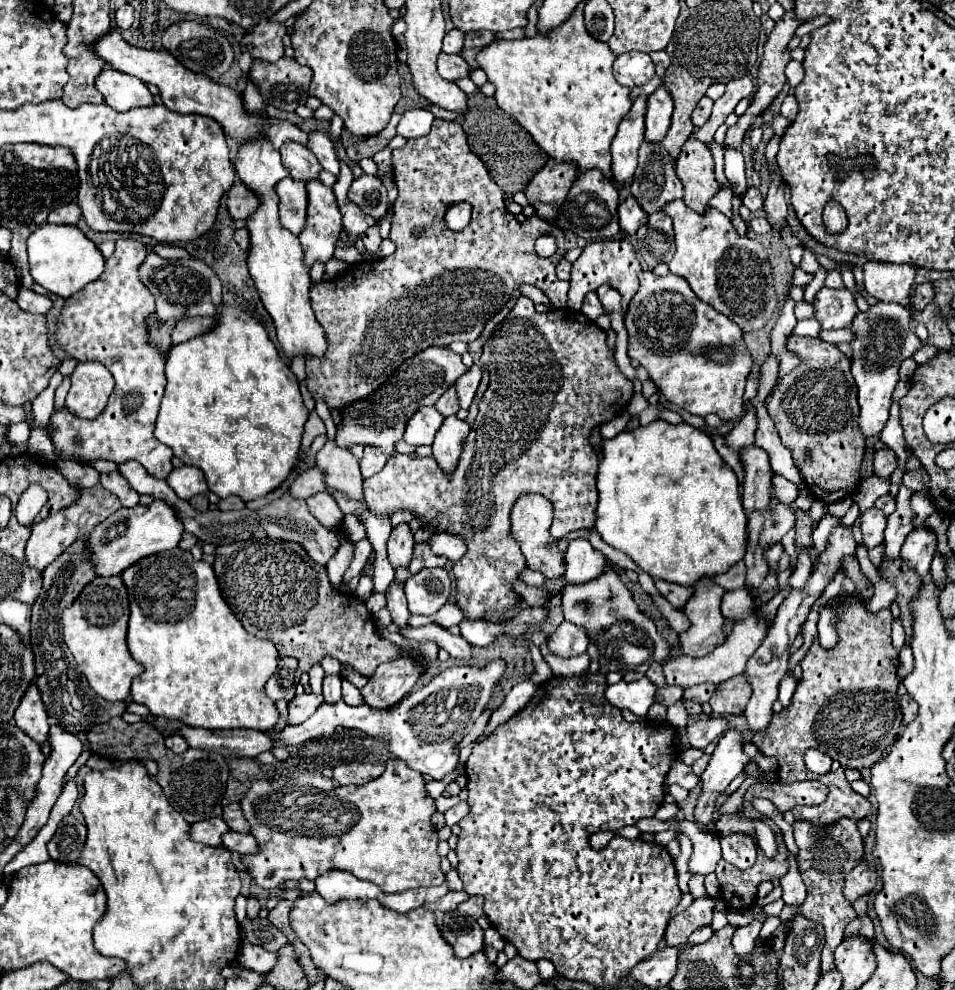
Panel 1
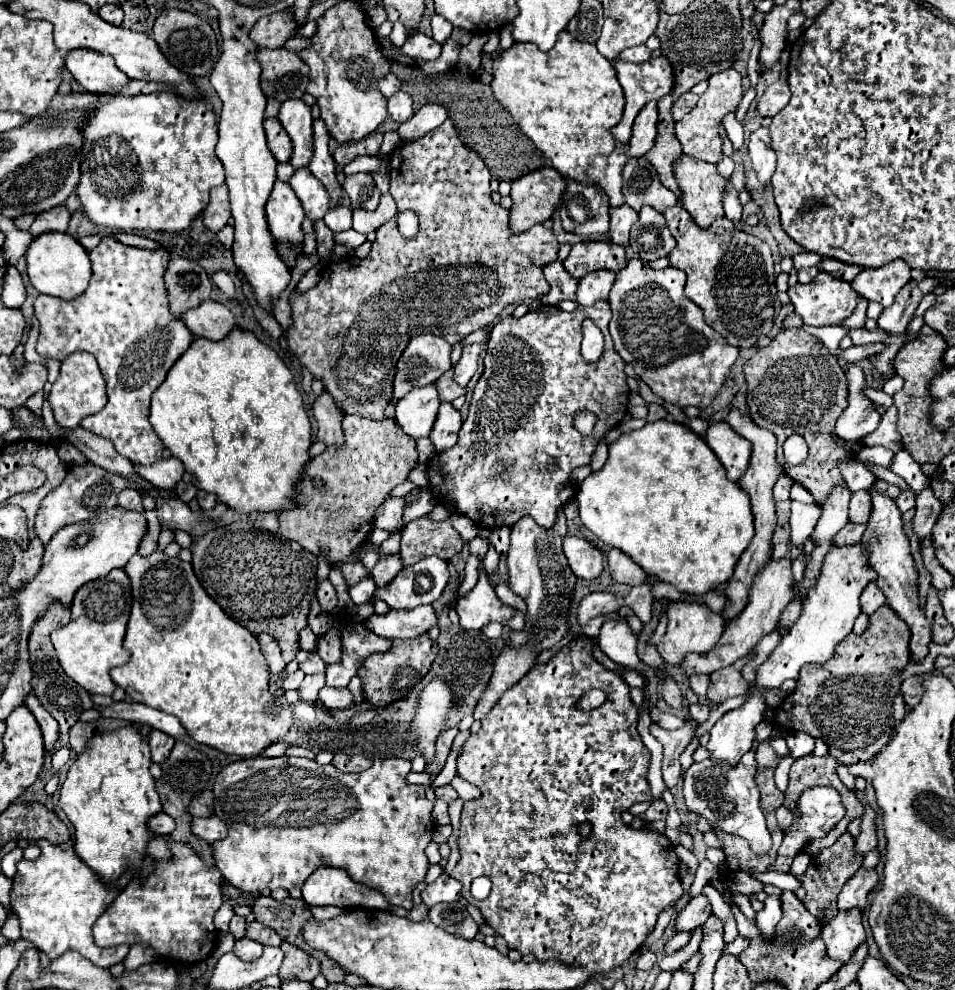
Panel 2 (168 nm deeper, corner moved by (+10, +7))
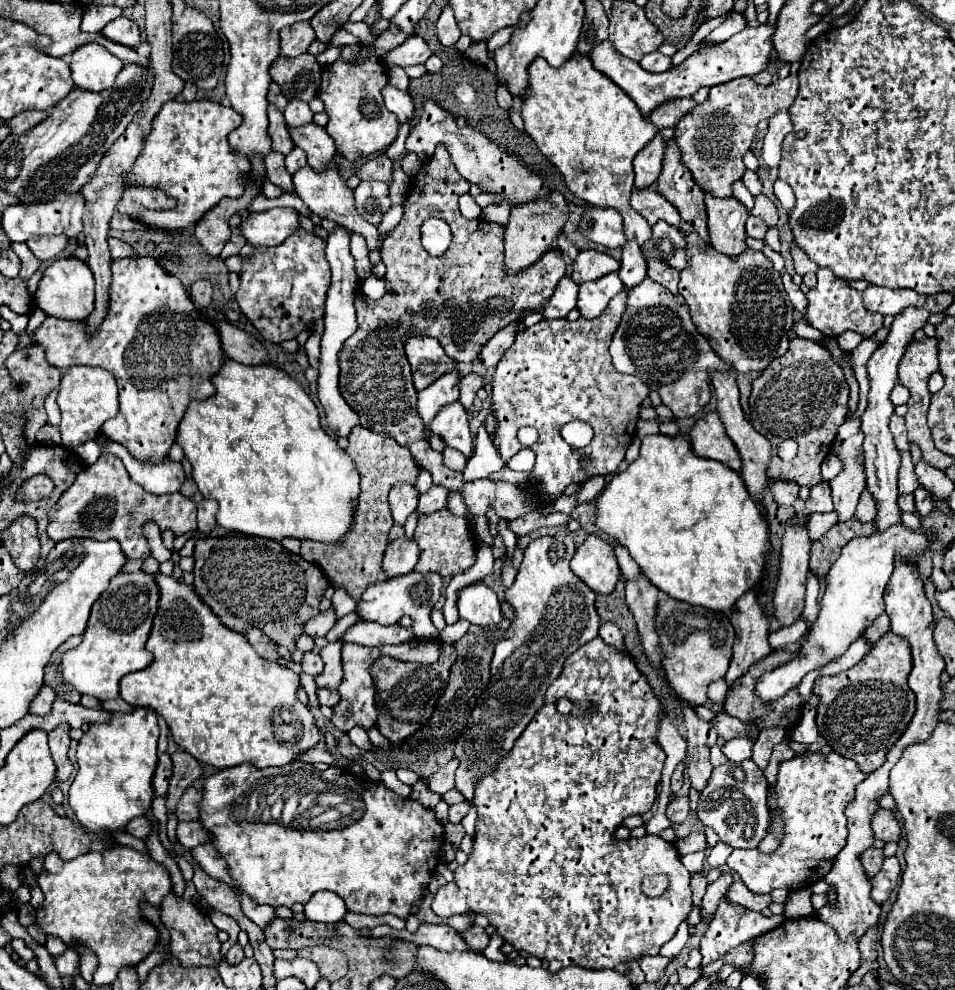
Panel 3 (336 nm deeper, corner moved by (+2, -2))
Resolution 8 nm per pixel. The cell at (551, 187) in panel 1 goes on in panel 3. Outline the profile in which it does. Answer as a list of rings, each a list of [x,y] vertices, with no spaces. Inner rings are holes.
[[[551,191],[549,197],[537,197],[529,203],[515,205],[505,225],[505,269],[509,273],[515,273],[527,265],[533,265],[545,251],[549,251],[553,239],[561,233],[567,215],[567,201],[559,191]]]

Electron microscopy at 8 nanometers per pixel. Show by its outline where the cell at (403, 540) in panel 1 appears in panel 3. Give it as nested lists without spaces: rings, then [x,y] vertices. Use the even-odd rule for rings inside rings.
[[[395,485],[389,493],[391,517],[397,525],[405,525],[407,517],[417,509],[417,491],[413,485]]]

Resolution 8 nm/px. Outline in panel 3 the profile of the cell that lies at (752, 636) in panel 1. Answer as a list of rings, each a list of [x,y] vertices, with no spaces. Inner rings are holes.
[[[805,521],[799,527],[787,527],[783,535],[783,547],[781,547],[781,563],[779,563],[779,575],[773,589],[773,617],[781,627],[789,627],[795,623],[803,613],[805,603],[805,575],[809,571],[809,549],[811,541],[805,531]]]

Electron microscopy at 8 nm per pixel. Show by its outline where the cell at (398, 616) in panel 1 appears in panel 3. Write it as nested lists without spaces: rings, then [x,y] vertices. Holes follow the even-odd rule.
[[[401,537],[387,547],[385,559],[383,559],[383,571],[389,579],[411,573],[417,559],[419,559],[419,549],[417,549],[415,541]]]

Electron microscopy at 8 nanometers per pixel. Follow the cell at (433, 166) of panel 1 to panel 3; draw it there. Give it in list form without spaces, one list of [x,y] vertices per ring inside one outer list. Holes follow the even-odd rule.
[[[437,145],[433,157],[411,177],[403,219],[387,233],[381,249],[381,261],[387,267],[383,277],[385,295],[373,301],[357,285],[355,309],[359,327],[339,353],[339,389],[343,399],[359,415],[363,427],[375,433],[387,433],[399,445],[411,449],[417,465],[433,475],[433,485],[463,491],[465,503],[475,517],[483,517],[493,509],[499,517],[511,521],[533,511],[533,501],[525,501],[521,489],[489,479],[477,479],[465,485],[461,471],[447,469],[443,455],[431,451],[427,439],[421,437],[421,421],[413,413],[417,391],[411,381],[409,363],[405,361],[405,341],[413,335],[431,335],[439,339],[447,355],[457,363],[473,363],[489,337],[509,323],[521,321],[525,313],[539,311],[551,299],[557,281],[565,275],[567,263],[561,249],[549,249],[535,265],[517,271],[513,277],[507,275],[503,271],[505,227],[483,219],[463,219],[459,213],[457,201],[469,187],[469,181],[457,173],[445,145]],[[431,217],[443,219],[453,231],[453,241],[441,257],[431,257],[421,245],[421,225]]]

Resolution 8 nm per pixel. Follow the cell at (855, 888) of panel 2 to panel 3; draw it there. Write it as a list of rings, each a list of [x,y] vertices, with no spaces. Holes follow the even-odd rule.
[[[889,857],[889,859],[883,861],[881,871],[879,871],[875,877],[869,879],[869,883],[871,883],[871,899],[873,899],[873,901],[877,901],[879,905],[881,905],[883,901],[887,901],[889,893],[891,893],[891,891],[895,889],[895,885],[897,885],[899,871],[901,871],[901,867],[899,867],[899,861],[897,861],[895,857]]]

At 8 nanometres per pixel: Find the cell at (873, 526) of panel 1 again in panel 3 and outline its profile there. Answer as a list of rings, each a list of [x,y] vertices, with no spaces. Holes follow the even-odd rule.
[[[865,489],[861,493],[861,499],[859,499],[859,505],[857,505],[857,513],[855,513],[855,519],[861,521],[861,523],[871,523],[873,517],[877,515],[877,509],[875,509],[875,501],[871,497],[871,493]]]

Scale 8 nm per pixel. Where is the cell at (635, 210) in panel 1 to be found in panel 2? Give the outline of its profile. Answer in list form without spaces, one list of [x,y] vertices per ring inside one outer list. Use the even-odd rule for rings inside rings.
[[[623,206],[623,208],[611,208],[611,230],[609,230],[609,238],[611,242],[617,242],[619,246],[629,244],[629,230],[631,224],[635,224],[637,220],[637,212],[631,206]]]

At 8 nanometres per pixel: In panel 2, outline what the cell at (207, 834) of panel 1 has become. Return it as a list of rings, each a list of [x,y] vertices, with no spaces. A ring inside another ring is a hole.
[[[159,812],[157,816],[153,816],[153,820],[149,820],[149,830],[153,834],[169,834],[173,832],[173,828],[175,828],[175,820],[165,812]]]

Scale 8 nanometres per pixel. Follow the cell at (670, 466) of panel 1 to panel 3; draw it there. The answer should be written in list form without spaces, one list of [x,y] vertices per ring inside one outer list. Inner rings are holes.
[[[655,433],[655,435],[647,435],[643,441],[641,441],[641,447],[639,451],[639,457],[623,471],[623,473],[617,473],[609,485],[605,485],[605,489],[601,491],[601,495],[597,497],[597,503],[595,503],[595,515],[597,515],[597,521],[595,521],[595,527],[599,531],[603,531],[605,535],[609,535],[611,539],[615,539],[619,545],[623,545],[629,555],[639,563],[643,575],[661,591],[665,591],[669,597],[677,599],[677,601],[685,601],[685,603],[691,603],[691,605],[701,605],[701,607],[707,607],[711,611],[731,611],[735,601],[749,589],[755,589],[759,587],[761,579],[763,579],[763,573],[765,573],[765,551],[769,549],[769,527],[757,507],[757,503],[751,499],[751,495],[747,493],[739,473],[735,473],[733,469],[729,469],[727,465],[719,463],[719,461],[713,461],[713,459],[703,459],[699,455],[693,453],[691,449],[691,443],[687,443],[685,439],[681,437],[669,437],[669,435],[663,435],[663,433]]]

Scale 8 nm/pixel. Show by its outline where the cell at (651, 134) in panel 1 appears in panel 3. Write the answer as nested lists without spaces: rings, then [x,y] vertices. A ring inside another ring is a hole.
[[[657,133],[635,157],[633,167],[635,167],[635,187],[649,187],[657,181],[661,173],[661,163],[663,163],[663,149],[665,141],[663,135]]]

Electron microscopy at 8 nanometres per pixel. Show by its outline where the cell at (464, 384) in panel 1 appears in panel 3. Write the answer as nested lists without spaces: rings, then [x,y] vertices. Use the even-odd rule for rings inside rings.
[[[515,323],[507,325],[505,329],[501,329],[493,339],[489,339],[489,341],[483,345],[483,349],[481,349],[481,353],[479,353],[481,363],[483,363],[485,367],[495,367],[495,365],[501,361],[503,351],[513,343],[513,339],[515,339]]]

